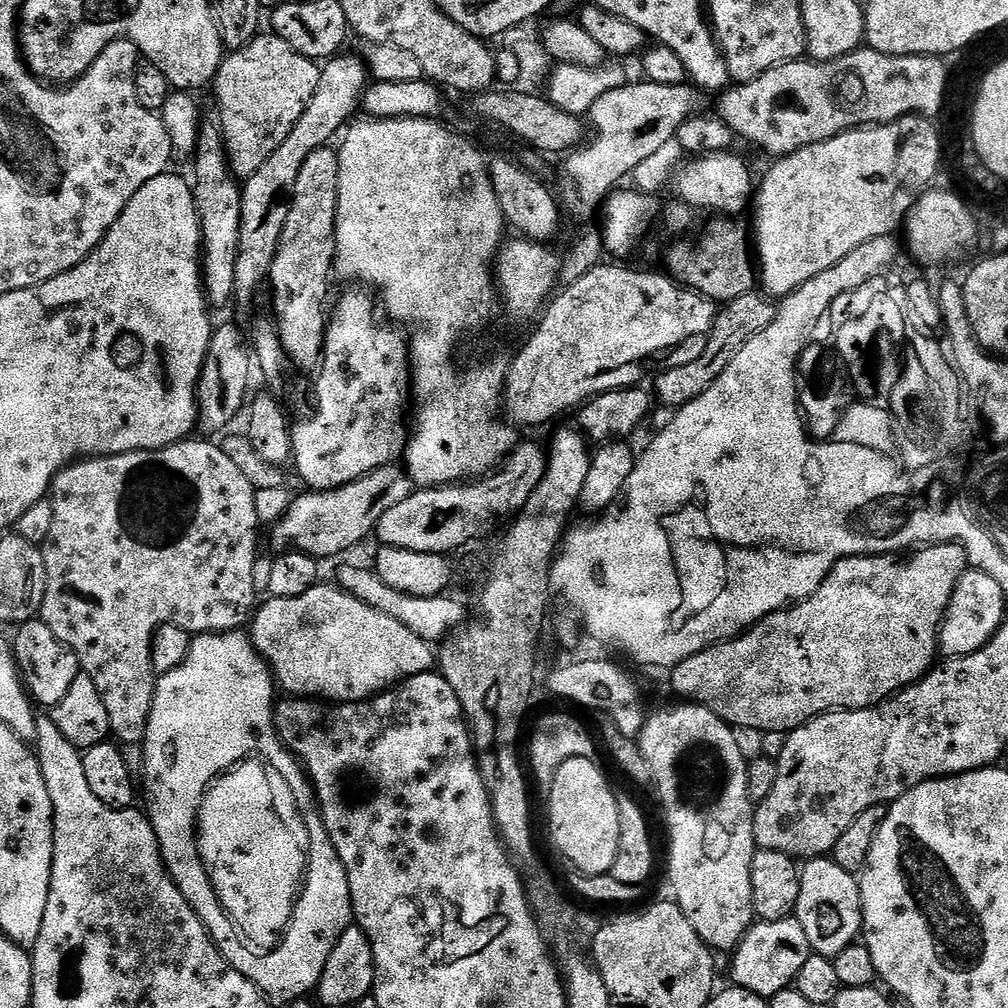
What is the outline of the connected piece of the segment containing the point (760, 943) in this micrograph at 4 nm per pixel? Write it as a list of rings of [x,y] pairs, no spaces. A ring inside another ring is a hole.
[[[789,918],[778,922],[753,923],[731,957],[735,987],[745,988],[765,998],[774,997],[795,981],[798,970],[806,966],[812,955],[814,953],[806,938],[806,930],[802,930],[799,920]]]

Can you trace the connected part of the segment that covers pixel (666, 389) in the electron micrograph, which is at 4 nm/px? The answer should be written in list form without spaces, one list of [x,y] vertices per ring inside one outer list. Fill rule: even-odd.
[[[760,290],[727,301],[716,313],[716,320],[703,341],[705,344],[700,356],[678,365],[677,368],[666,369],[657,378],[656,388],[654,387],[655,399],[665,408],[679,410],[694,402],[694,398],[706,394],[706,390],[710,390],[710,386],[718,382],[722,370],[730,366],[734,354],[738,354],[738,350],[742,350],[742,346],[746,346],[746,342],[750,342],[754,334],[762,334],[762,330],[766,330],[766,326],[774,322],[777,307],[777,301]]]

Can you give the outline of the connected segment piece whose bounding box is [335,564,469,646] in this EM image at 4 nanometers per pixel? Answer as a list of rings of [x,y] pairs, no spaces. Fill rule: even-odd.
[[[344,564],[336,572],[335,583],[346,594],[358,598],[358,602],[366,602],[366,606],[374,606],[374,610],[378,610],[379,613],[402,622],[402,626],[408,627],[413,634],[418,634],[418,638],[433,646],[439,645],[453,632],[465,627],[469,619],[463,602],[455,600],[452,594],[414,598],[410,594],[402,594],[402,590],[386,586],[386,582],[382,582],[382,578],[378,578],[378,574],[371,567],[359,568],[356,564]]]

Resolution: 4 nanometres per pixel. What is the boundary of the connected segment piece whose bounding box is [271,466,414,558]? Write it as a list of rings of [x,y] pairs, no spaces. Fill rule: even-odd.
[[[400,466],[379,468],[353,484],[329,492],[305,491],[305,496],[297,495],[291,501],[283,519],[271,529],[272,544],[276,550],[295,550],[317,558],[340,556],[358,547],[368,535],[371,537],[382,514],[410,498],[413,491],[412,479]]]

